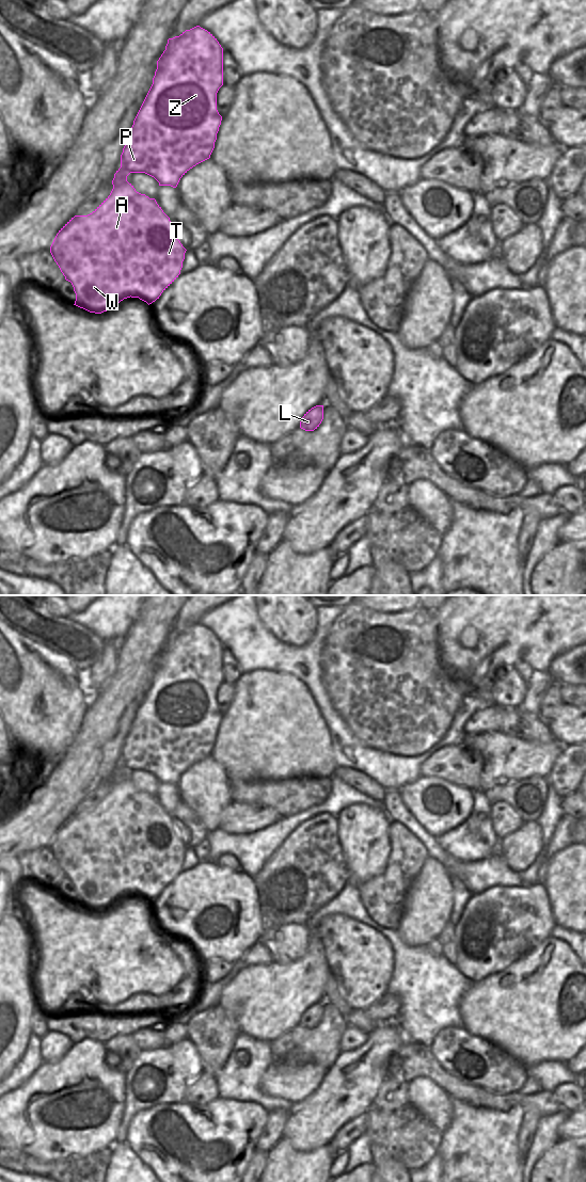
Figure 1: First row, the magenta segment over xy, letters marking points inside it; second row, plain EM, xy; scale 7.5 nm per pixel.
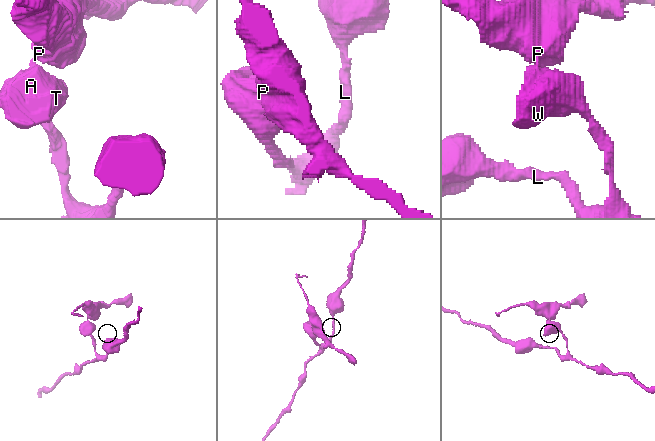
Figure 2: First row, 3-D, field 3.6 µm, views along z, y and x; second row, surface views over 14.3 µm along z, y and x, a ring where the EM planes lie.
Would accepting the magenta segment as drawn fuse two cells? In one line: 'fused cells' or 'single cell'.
fused cells

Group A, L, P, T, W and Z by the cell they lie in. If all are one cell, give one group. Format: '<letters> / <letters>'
A L T W / P Z

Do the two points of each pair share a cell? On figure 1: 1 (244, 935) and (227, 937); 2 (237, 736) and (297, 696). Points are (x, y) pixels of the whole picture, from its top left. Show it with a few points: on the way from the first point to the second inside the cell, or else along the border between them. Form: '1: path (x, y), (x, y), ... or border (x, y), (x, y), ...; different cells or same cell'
1: path (240, 935), (232, 937); same cell
2: path (252, 736), (256, 736), (282, 711); same cell

